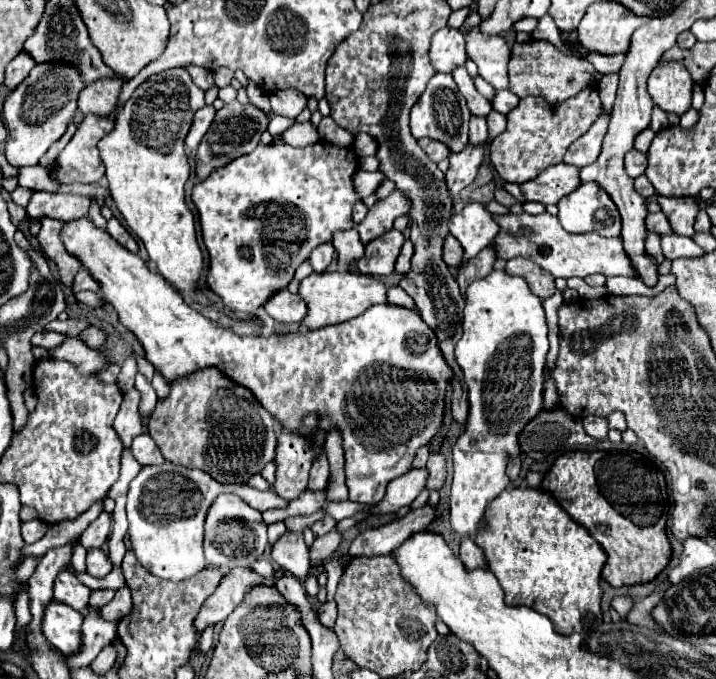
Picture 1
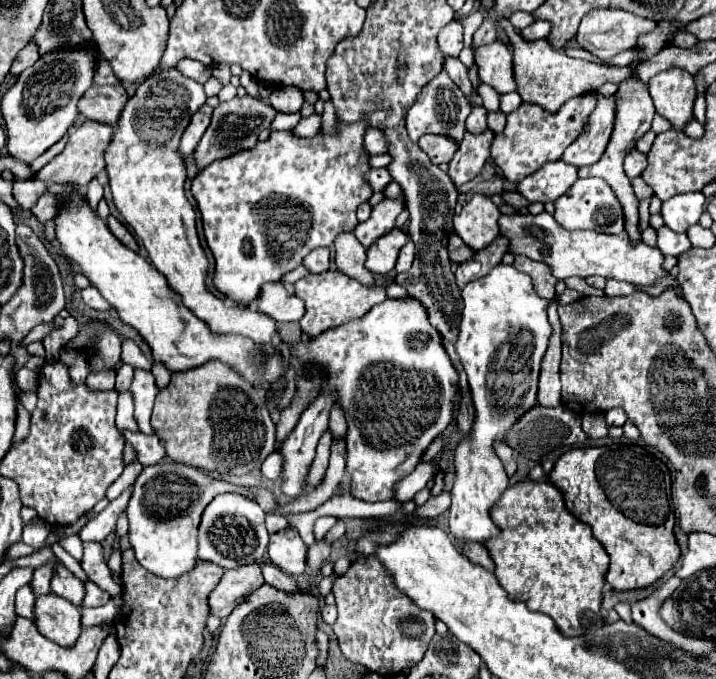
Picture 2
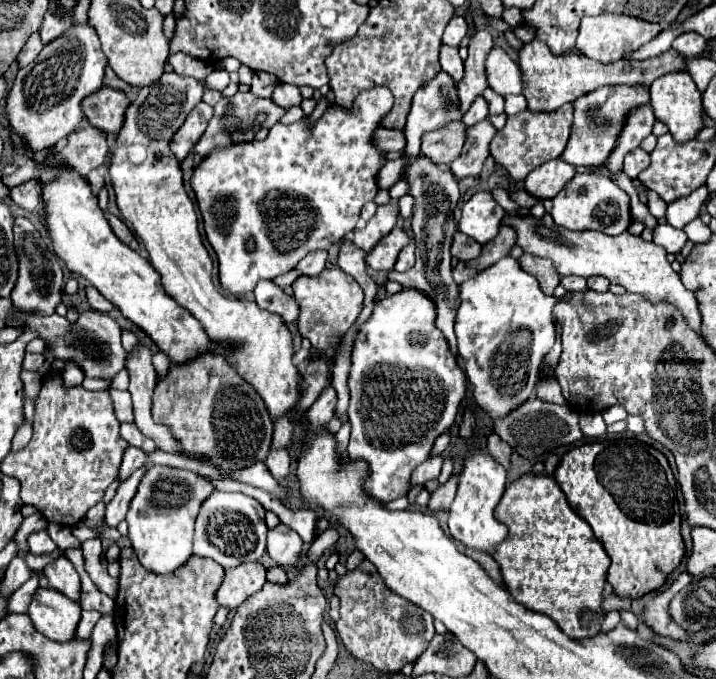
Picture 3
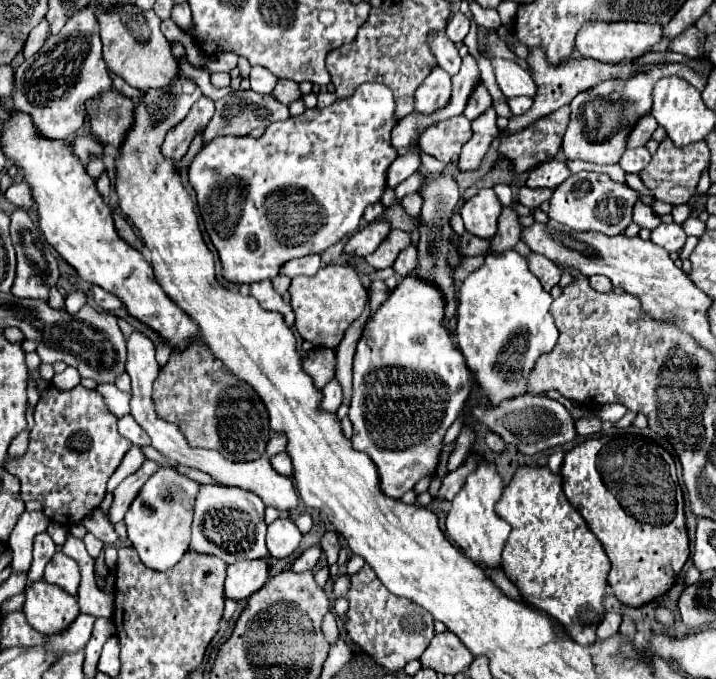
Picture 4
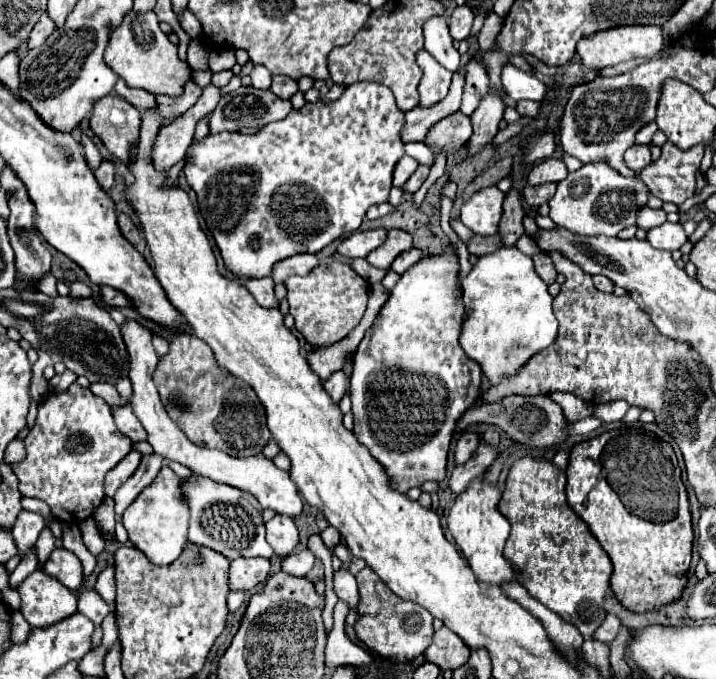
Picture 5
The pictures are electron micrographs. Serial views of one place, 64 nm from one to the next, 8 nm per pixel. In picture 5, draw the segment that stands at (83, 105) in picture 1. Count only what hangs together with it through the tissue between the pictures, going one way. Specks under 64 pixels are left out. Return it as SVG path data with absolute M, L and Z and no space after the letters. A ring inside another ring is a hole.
M104 96L94 104L90 118L92 132L122 164L130 164L140 138L140 112L126 100Z

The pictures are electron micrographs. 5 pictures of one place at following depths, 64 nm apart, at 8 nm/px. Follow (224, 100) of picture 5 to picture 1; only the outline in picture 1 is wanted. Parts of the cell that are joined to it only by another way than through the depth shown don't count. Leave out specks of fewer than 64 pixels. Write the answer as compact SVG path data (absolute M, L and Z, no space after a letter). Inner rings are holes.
M238 100L216 110L214 122L208 128L208 132L204 134L204 138L196 150L196 174L198 174L198 178L206 178L206 174L210 174L210 170L224 166L224 162L232 162L234 158L238 158L242 154L250 154L260 144L260 134L266 130L268 122L270 122L270 116L264 110L256 108L254 104L244 106Z

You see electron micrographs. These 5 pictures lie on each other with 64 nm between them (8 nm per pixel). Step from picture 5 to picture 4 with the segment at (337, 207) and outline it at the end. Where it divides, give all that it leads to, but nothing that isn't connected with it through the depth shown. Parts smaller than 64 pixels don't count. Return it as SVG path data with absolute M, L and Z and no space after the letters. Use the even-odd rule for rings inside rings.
M360 84L352 96L336 100L328 108L306 108L300 116L272 122L260 138L218 136L204 144L188 168L188 178L196 190L206 232L216 250L220 250L222 276L236 284L274 278L284 262L320 254L340 238L356 232L366 206L380 202L388 188L386 174L398 158L390 142L396 124L390 88Z

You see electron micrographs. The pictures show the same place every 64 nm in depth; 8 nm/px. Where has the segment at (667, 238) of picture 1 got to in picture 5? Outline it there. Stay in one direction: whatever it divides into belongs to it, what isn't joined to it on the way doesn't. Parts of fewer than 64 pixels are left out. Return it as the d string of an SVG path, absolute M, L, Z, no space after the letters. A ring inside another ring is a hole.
M664 222L656 228L648 230L646 242L656 248L656 250L678 250L684 242L688 240L688 236L682 230L682 224L672 224L672 222Z

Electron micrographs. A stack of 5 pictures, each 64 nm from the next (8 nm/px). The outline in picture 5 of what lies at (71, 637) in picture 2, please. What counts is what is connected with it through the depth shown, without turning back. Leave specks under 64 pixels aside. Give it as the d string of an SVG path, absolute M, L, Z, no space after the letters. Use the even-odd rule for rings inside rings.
M40 568L24 578L18 592L22 598L20 614L34 628L60 622L76 610L76 594Z

